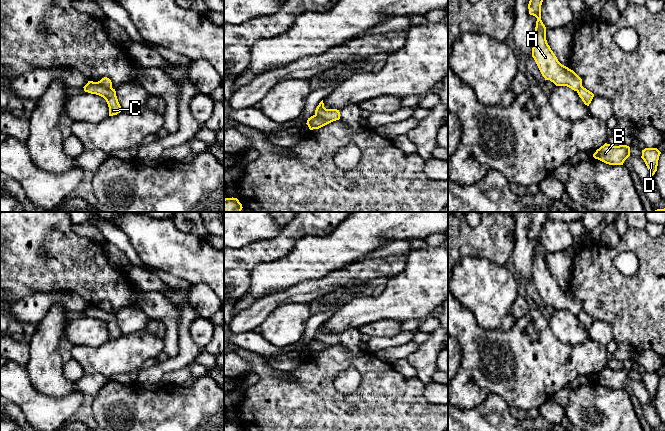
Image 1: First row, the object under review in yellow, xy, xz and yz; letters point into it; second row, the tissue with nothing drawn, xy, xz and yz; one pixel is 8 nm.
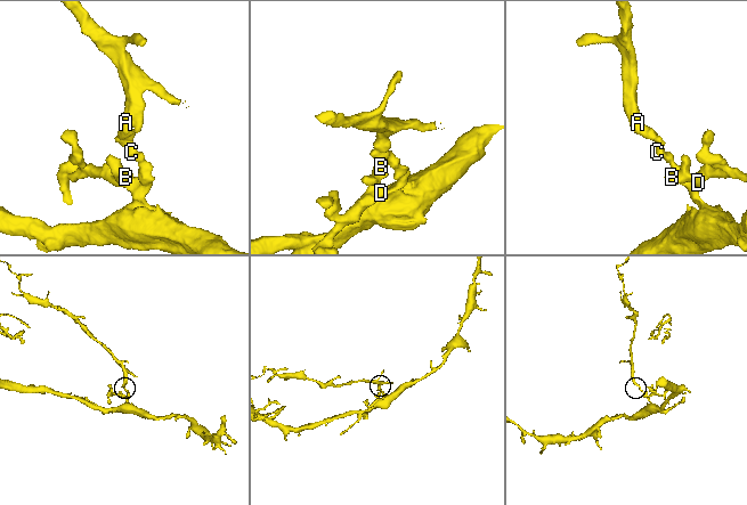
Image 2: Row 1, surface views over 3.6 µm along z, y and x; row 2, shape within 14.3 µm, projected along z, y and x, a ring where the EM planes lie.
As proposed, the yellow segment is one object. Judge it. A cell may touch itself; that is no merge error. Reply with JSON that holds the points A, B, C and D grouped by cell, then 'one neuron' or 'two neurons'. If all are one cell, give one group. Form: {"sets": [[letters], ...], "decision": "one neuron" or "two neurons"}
{"sets": [["A"], ["B", "C", "D"]], "decision": "two neurons"}

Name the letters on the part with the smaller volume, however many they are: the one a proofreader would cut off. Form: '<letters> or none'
A

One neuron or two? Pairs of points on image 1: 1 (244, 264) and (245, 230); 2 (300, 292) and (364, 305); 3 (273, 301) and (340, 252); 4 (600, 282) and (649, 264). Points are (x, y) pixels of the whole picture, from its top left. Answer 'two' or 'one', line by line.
1: two
2: two
3: two
4: one

